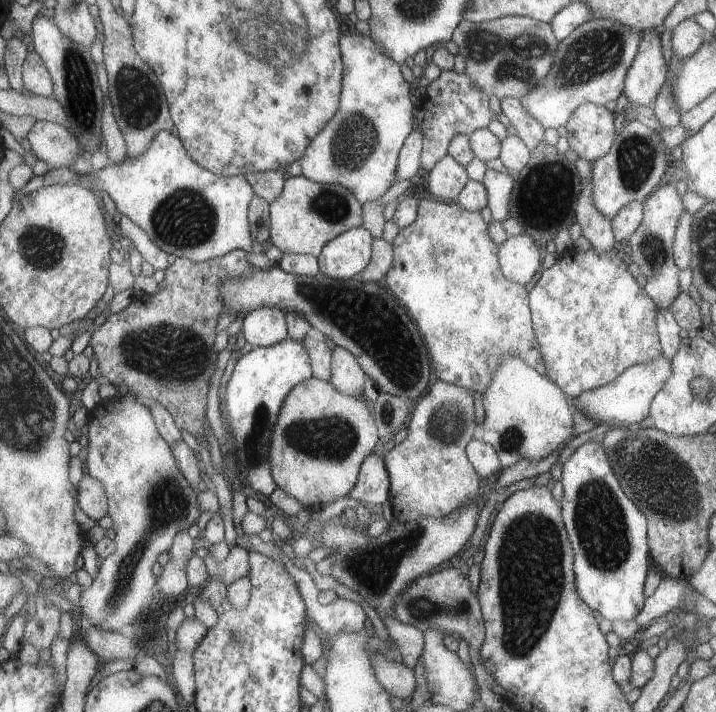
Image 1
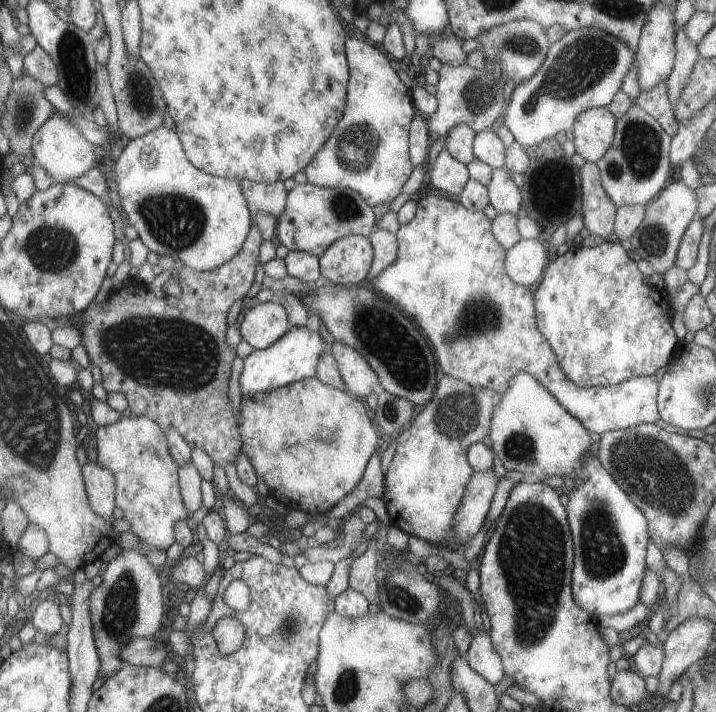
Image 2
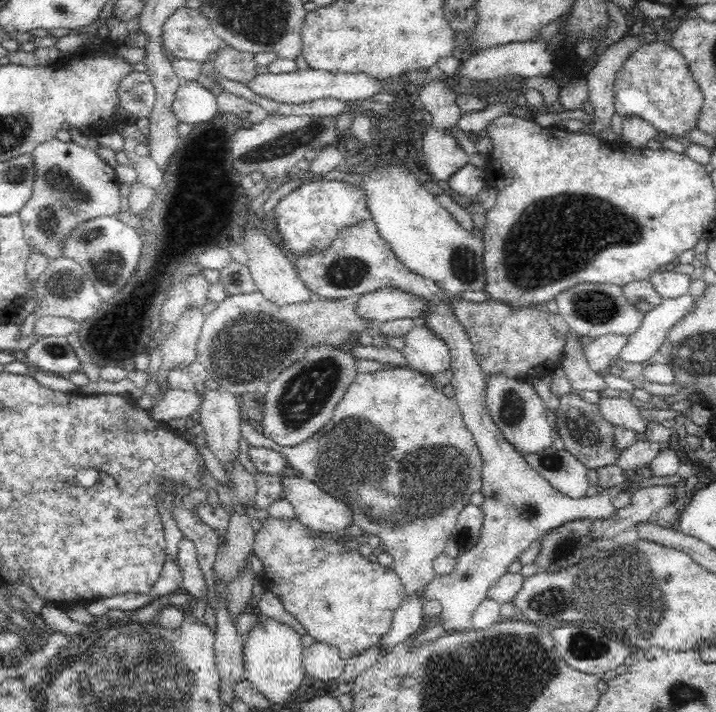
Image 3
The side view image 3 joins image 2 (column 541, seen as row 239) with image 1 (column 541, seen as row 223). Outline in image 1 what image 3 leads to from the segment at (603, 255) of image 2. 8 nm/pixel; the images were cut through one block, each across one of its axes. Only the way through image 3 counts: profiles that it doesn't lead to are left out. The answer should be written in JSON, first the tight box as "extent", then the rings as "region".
{"extent":[529,248,662,400],"region":[[[594,248],[581,253],[566,250],[553,266],[542,272],[540,280],[530,290],[529,304],[532,327],[546,362],[546,376],[559,385],[571,400],[582,392],[593,391],[612,382],[626,368],[646,364],[662,354],[654,324],[654,300],[628,274],[626,264],[618,258],[618,250],[610,250],[608,254],[596,252]]]}

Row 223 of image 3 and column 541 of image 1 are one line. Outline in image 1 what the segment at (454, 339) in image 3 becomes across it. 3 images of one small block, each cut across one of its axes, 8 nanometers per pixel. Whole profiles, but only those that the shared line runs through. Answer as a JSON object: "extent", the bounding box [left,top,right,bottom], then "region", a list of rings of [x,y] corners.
{"extent":[383,199,546,396],"region":[[[420,199],[418,204],[421,204],[421,207],[418,208],[417,219],[409,227],[401,228],[391,243],[395,249],[393,266],[385,275],[383,285],[390,288],[390,292],[394,292],[394,296],[398,297],[399,302],[405,304],[406,308],[409,309],[410,316],[417,320],[418,328],[421,329],[422,336],[425,336],[426,344],[429,345],[430,356],[433,357],[434,372],[436,372],[438,379],[469,389],[480,396],[493,383],[494,371],[498,364],[502,362],[502,356],[520,358],[533,369],[542,373],[542,376],[546,376],[545,358],[541,353],[541,346],[532,327],[532,308],[529,304],[529,293],[525,285],[510,281],[501,271],[499,245],[490,237],[489,224],[484,221],[480,211],[469,211],[462,208],[462,205],[456,201],[443,202],[440,199]]]}

